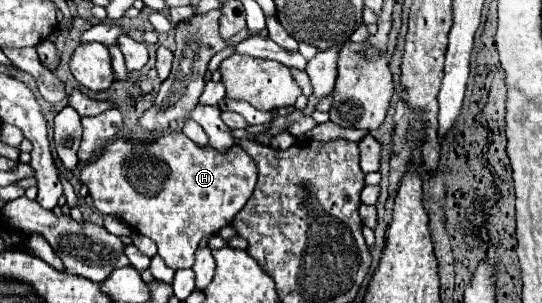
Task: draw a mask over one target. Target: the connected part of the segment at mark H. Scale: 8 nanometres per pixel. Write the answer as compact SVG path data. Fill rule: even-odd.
M182 131L166 133L152 143L128 143L126 147L124 137L118 137L80 167L80 181L88 187L94 207L104 215L114 215L126 221L134 231L154 239L154 243L158 245L158 255L172 269L192 267L198 243L232 223L236 211L240 211L250 199L256 177L256 163L238 143L222 155L212 147L198 147ZM226 209L232 209L232 213L228 215Z

